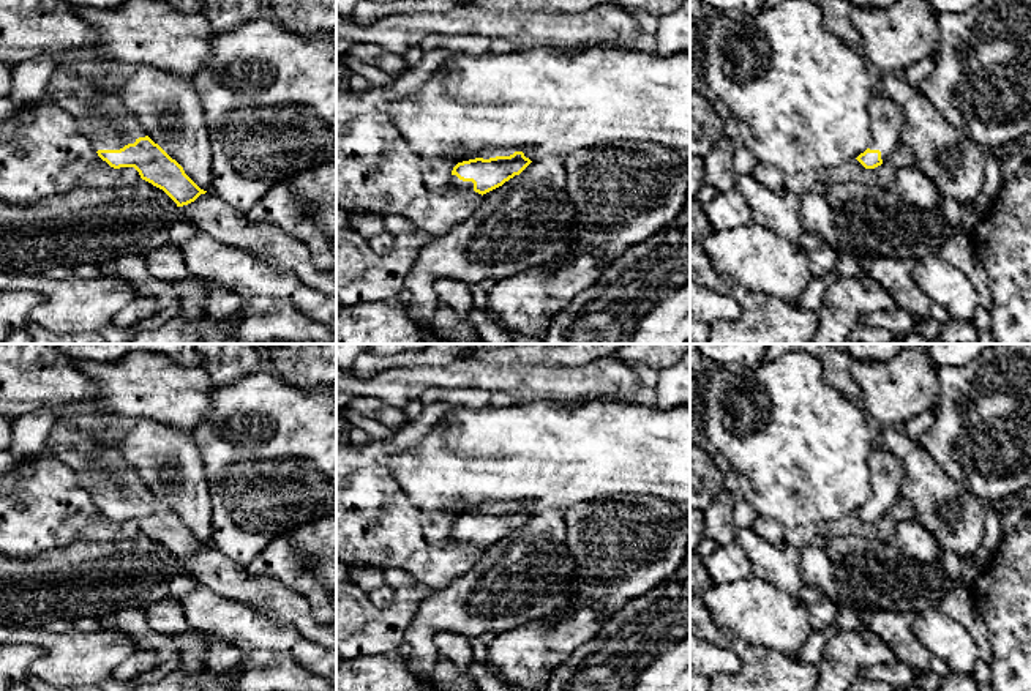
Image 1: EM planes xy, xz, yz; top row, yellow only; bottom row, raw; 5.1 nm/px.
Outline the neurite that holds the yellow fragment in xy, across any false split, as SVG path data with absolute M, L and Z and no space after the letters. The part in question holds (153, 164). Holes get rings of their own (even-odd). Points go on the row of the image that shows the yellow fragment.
M57 63L46 85L44 99L60 106L76 118L79 131L90 140L103 161L114 169L134 167L142 180L163 189L177 207L188 205L207 192L145 134L120 98L103 98L101 110L117 120L120 133L125 134L129 144L107 144L101 140L88 120L88 101L93 93L95 88L87 77L69 73L62 63Z

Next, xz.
M523 151L489 159L475 158L458 162L452 170L452 183L466 191L486 194L519 175L532 161Z

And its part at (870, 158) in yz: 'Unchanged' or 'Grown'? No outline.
Grown

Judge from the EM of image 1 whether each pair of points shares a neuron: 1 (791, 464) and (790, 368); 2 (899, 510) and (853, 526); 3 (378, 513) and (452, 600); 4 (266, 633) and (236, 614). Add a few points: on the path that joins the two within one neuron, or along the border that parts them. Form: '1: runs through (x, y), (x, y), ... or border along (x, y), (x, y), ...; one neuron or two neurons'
1: runs through (791, 440), (790, 392); one neuron
2: runs through (888, 521), (881, 527), (864, 527); one neuron
3: border along (472, 565), (433, 590); two neurons
4: runs through (258, 631), (253, 631), (243, 622); one neuron

